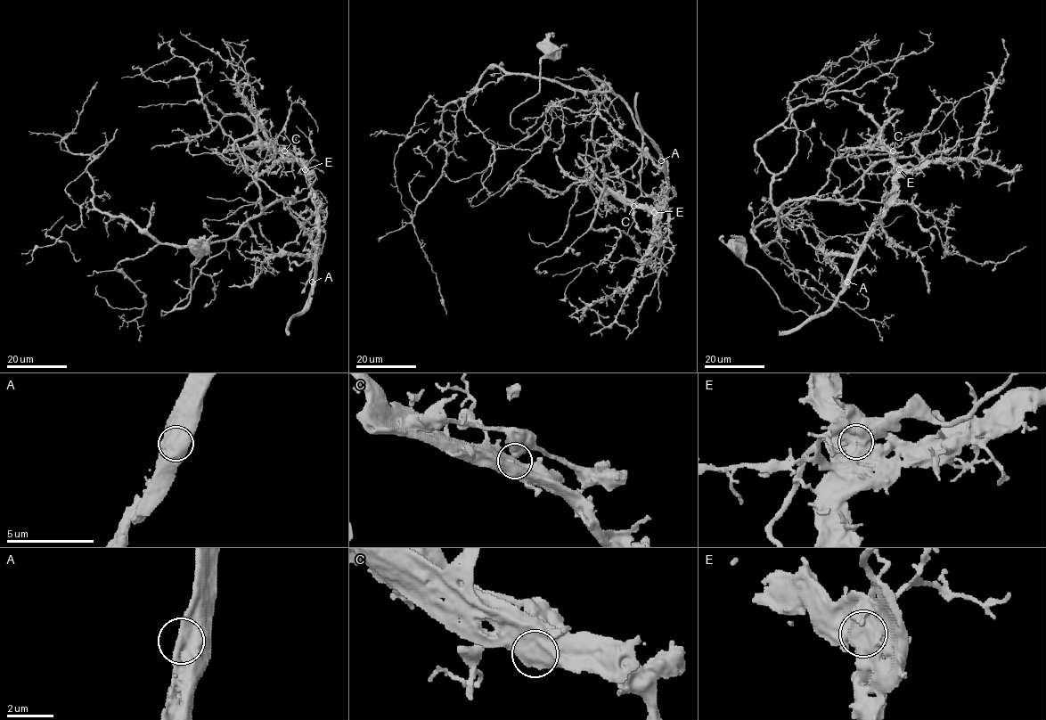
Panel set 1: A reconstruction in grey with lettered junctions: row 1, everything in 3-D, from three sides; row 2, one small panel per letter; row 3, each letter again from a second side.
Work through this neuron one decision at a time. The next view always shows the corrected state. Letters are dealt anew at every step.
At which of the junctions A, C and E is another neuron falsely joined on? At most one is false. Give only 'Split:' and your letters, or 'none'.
Split: E

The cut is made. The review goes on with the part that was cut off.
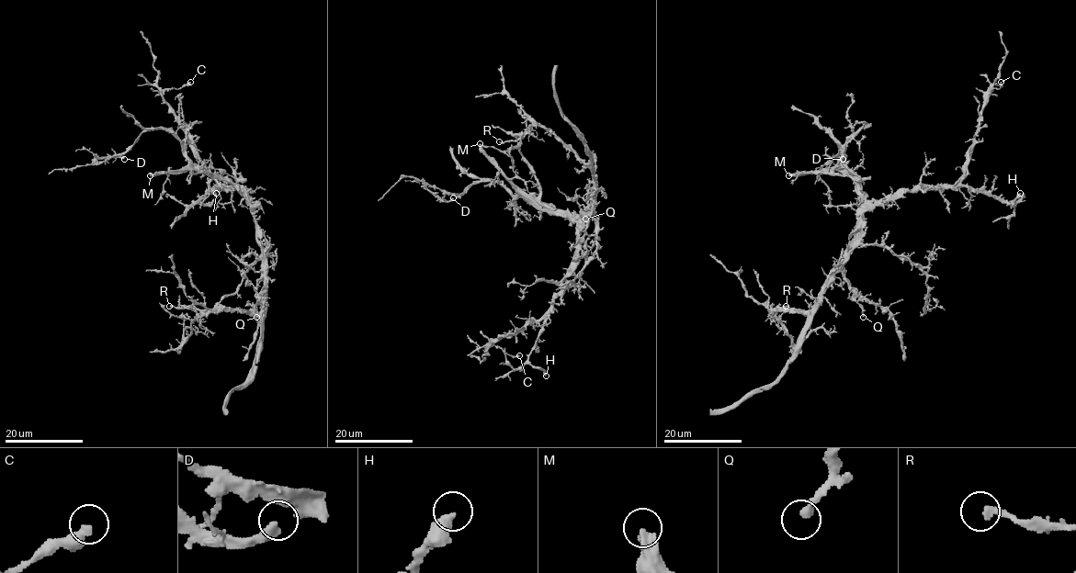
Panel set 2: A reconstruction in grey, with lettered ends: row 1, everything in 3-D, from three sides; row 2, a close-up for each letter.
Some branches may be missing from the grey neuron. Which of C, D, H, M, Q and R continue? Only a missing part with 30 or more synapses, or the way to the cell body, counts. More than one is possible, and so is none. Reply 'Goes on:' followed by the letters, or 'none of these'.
Goes on: M

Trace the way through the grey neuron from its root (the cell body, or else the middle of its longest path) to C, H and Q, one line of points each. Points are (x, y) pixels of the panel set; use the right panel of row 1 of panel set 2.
C: (865, 211), (905, 191), (952, 185), (965, 173), (982, 105), (990, 92), (1001, 86), (1001, 82)
H: (865, 211), (905, 191), (925, 187), (966, 185), (1008, 204), (1020, 193)
Q: (865, 211), (860, 241), (843, 258), (841, 266), (843, 279), (854, 292), (863, 317)

